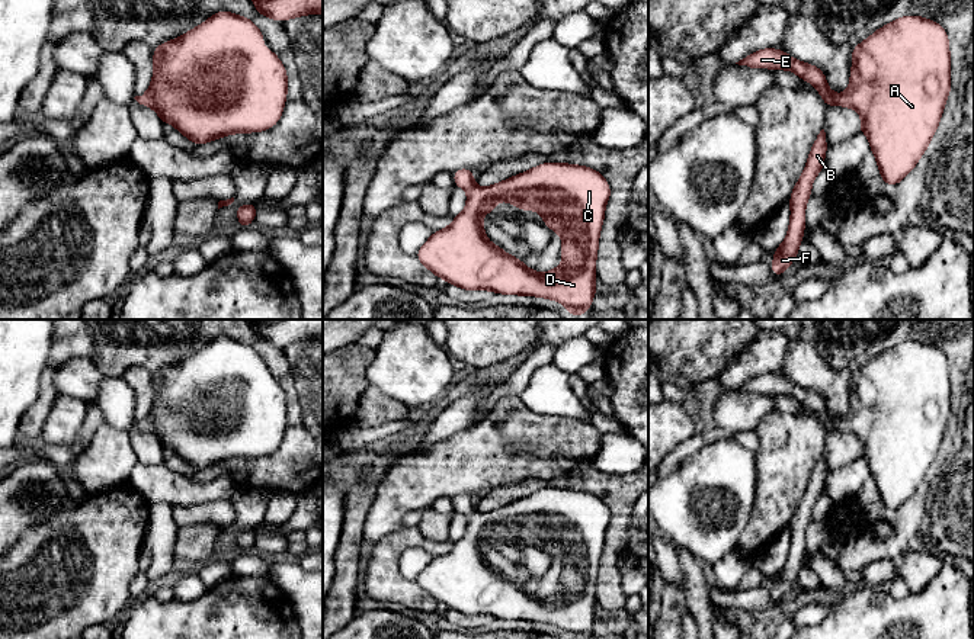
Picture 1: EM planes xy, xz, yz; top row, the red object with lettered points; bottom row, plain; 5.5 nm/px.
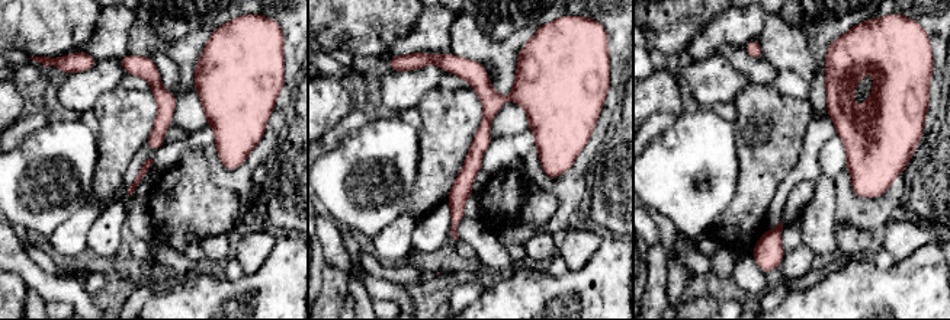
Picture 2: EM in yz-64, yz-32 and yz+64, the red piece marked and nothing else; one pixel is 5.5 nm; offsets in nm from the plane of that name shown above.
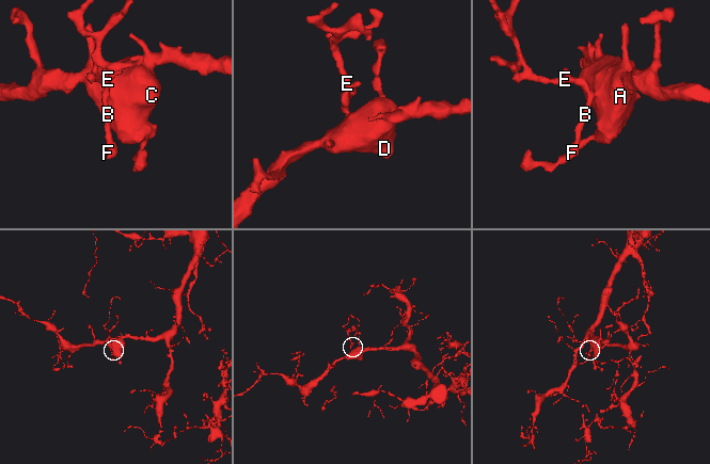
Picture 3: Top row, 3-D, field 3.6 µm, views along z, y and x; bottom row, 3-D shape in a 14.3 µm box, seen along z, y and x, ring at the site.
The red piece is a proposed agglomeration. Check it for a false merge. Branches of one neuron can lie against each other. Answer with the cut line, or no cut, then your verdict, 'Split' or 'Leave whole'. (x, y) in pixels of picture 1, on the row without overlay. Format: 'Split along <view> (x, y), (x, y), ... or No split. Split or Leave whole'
No split. Leave whole

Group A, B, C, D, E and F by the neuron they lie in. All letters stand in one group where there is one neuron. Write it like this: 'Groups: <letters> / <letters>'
Groups: A B C D E F

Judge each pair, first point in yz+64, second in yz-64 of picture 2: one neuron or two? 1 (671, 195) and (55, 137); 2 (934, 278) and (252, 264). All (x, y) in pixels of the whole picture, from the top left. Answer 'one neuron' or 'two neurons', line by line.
1: one neuron
2: two neurons

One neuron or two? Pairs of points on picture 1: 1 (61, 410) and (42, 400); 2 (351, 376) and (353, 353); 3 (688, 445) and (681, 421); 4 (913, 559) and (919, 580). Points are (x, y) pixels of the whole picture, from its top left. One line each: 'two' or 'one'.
1: two
2: one
3: two
4: one

